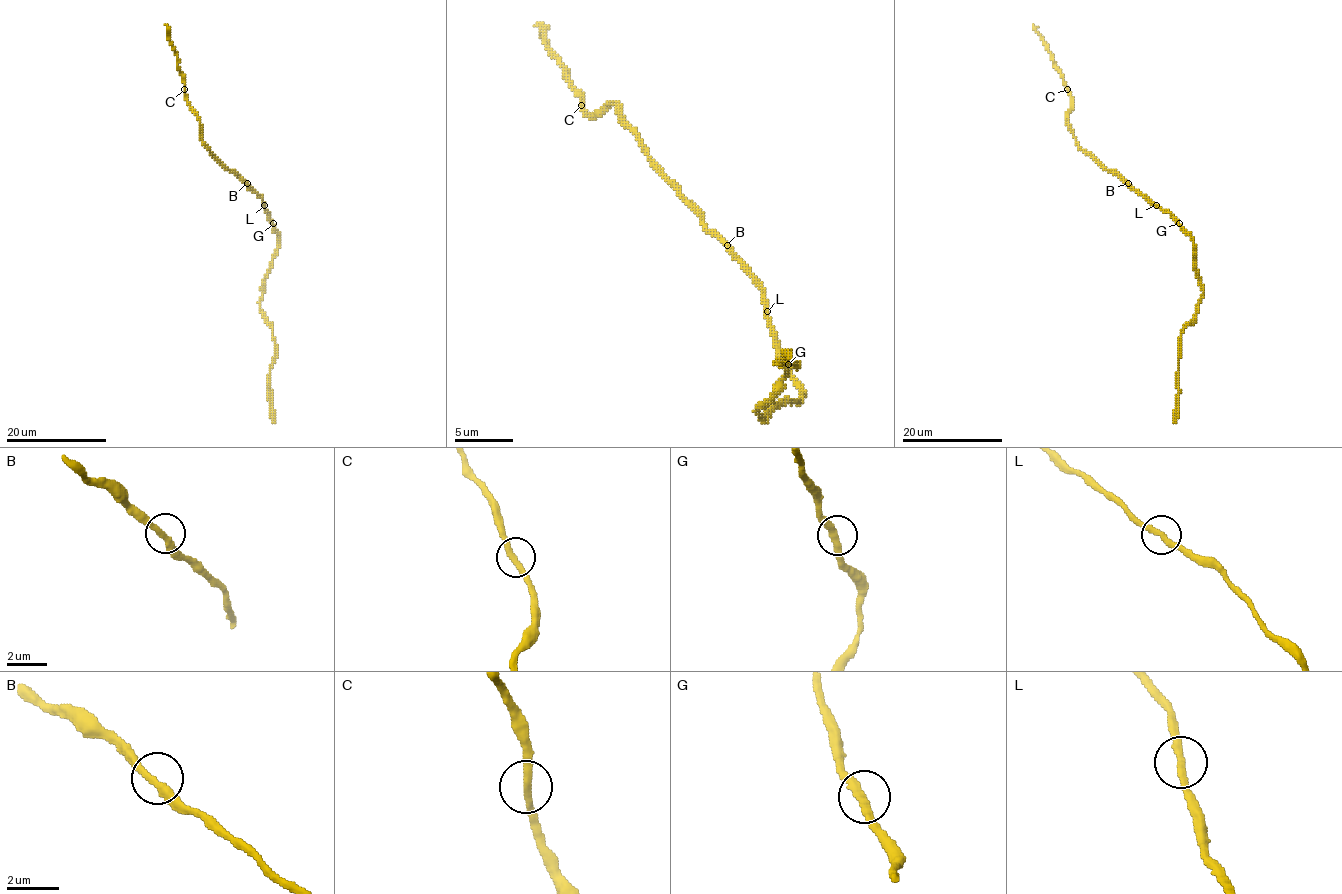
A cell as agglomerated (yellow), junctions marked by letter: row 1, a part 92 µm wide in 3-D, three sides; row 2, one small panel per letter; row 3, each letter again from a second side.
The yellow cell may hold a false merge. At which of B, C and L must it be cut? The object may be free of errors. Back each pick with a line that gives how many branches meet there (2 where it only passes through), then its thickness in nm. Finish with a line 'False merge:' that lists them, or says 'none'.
False merge: none

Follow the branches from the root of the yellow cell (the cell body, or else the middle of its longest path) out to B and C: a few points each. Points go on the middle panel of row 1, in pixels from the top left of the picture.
B: (765, 303), (765, 288), (727, 245)
C: (765, 303), (756, 277), (703, 224), (619, 110), (610, 105), (587, 113), (581, 105)

